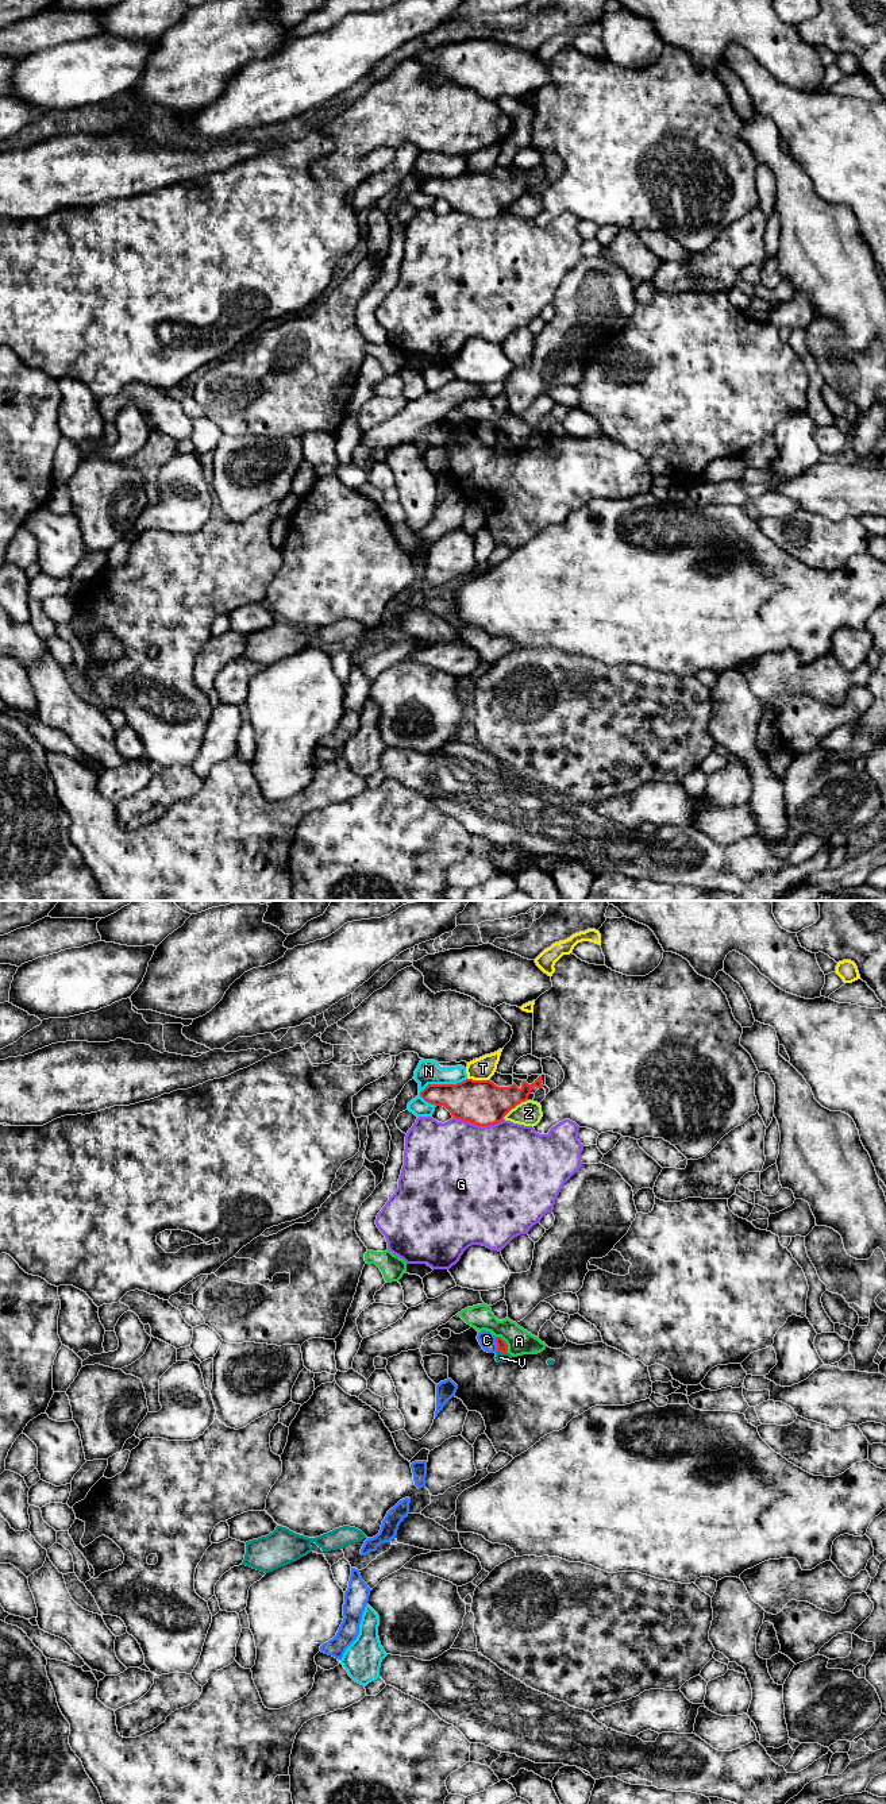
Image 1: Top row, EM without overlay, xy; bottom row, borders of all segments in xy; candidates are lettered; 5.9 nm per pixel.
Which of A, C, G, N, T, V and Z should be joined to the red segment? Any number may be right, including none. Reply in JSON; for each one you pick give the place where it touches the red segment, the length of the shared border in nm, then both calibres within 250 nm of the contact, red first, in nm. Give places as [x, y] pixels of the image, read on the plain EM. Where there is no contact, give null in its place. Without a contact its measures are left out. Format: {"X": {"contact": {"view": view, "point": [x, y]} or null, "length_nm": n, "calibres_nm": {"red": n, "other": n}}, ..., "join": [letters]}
{"join": []}

